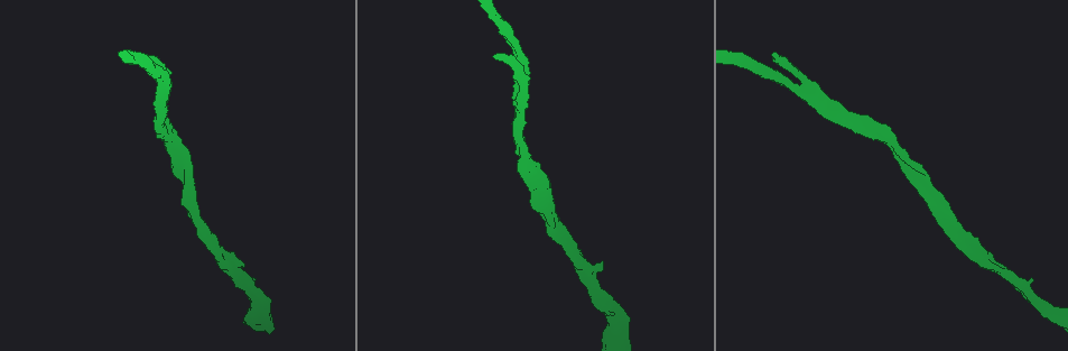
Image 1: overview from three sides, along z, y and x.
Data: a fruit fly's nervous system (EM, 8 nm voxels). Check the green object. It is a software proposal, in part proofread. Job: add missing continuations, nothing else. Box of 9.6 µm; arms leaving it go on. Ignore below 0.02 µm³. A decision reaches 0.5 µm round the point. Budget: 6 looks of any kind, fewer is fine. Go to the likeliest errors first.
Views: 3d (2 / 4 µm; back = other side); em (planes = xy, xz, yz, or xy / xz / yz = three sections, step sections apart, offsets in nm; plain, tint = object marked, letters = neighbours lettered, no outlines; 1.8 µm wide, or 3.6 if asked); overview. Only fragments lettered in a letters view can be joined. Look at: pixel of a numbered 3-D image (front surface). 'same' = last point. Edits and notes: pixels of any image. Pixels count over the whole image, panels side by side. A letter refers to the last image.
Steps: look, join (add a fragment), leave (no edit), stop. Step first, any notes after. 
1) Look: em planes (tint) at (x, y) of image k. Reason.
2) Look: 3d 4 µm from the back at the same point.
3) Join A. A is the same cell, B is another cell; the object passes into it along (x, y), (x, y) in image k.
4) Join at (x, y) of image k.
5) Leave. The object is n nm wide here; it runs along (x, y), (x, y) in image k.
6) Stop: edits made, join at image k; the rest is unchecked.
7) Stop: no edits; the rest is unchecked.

Look: em planes (letters) at (775, 53) of image 1. Free end.

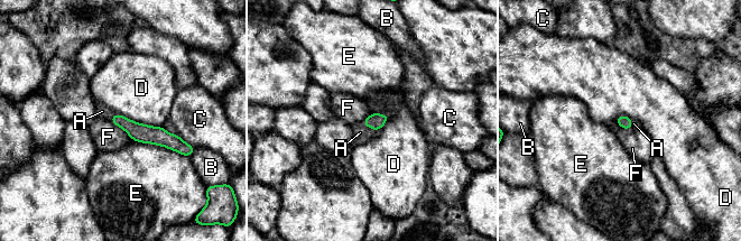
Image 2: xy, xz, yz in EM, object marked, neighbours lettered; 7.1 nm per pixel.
Join A. A is the same cell, B, C, D, E and F are other cells; the object passes into it along (374, 121), (369, 127), (360, 132) in image 2; the cell continues.

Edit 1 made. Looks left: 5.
Look: overview. See it whole again.

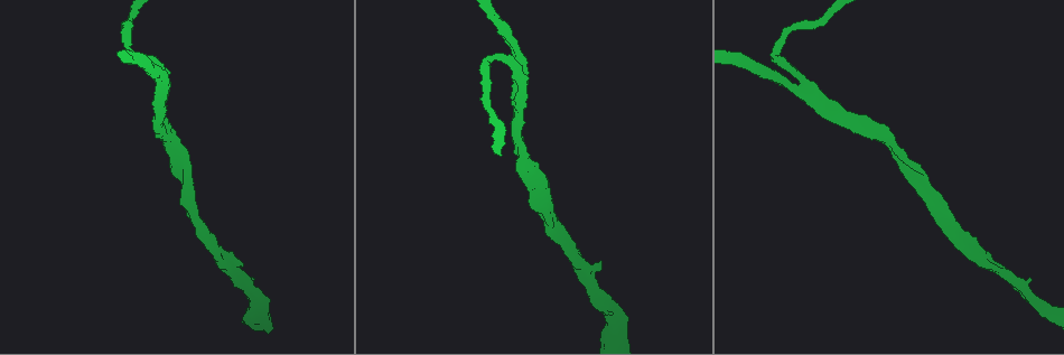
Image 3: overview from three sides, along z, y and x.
Look: em xz step 16 (letters) at (237, 262) of image 3. An open end.

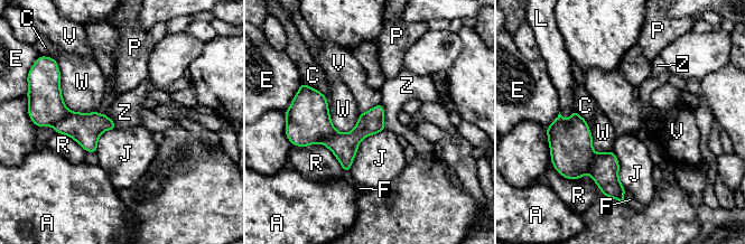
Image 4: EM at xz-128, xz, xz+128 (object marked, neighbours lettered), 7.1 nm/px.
Leave. A, C, E, F, J, L, P, R, V, W and Z are other cells; a border runs along (380, 103), (360, 114) in image 4; none of them fits.

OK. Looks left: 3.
Stop: edits made, join at image 2; the rest is unchecked.

